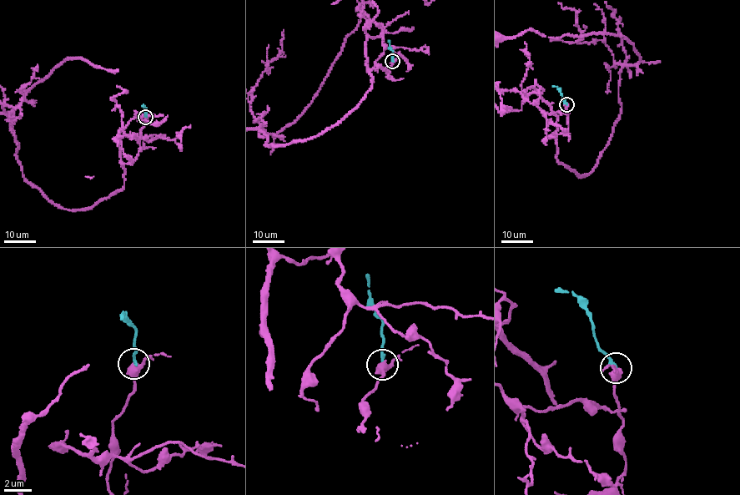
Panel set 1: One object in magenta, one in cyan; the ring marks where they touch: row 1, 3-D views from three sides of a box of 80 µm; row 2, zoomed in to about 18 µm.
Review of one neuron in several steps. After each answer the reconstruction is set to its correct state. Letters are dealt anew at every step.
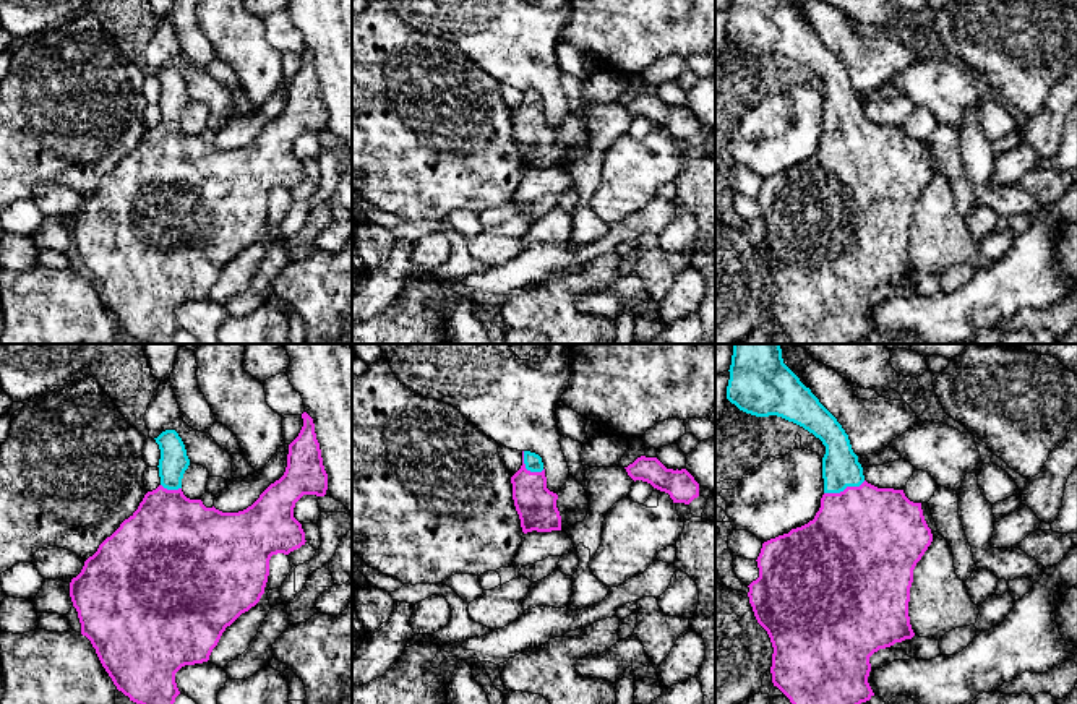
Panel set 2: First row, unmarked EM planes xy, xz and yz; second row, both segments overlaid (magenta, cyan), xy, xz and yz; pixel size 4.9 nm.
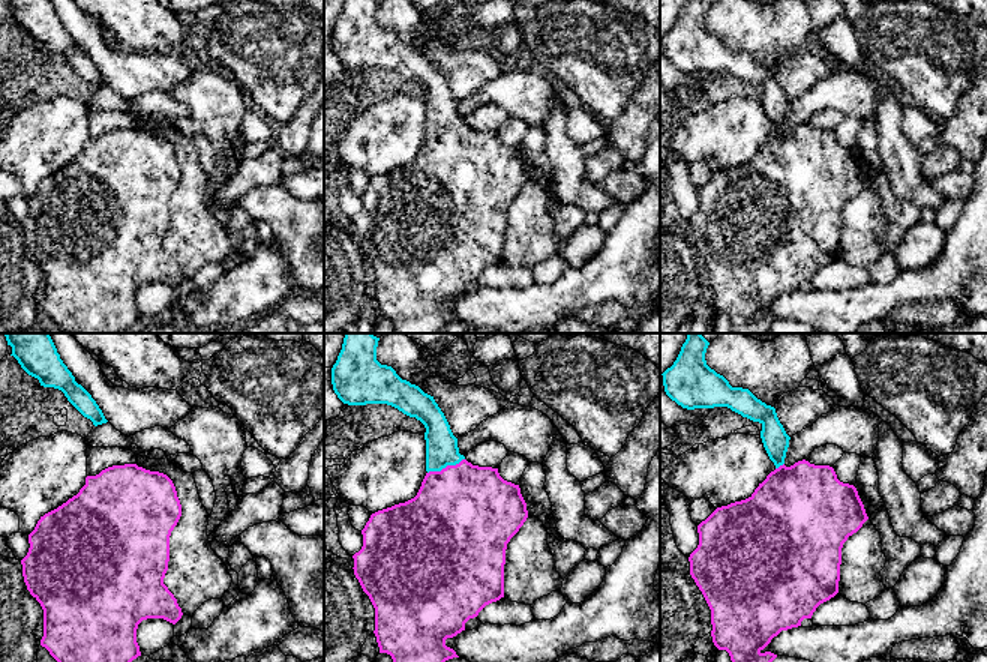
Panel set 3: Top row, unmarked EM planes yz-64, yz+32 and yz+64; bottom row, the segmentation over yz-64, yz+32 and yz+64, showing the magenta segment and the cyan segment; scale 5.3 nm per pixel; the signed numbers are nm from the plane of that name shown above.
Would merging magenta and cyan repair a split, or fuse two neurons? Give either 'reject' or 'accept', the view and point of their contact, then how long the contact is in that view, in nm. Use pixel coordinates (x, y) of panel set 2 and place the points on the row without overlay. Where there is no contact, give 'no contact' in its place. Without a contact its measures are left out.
accept; contact yz (845, 125); length 220 nm

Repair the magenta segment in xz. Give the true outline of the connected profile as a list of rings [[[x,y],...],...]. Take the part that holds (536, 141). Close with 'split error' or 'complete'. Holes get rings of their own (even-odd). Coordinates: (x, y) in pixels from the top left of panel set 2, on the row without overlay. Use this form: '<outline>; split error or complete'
[[[522,88],[522,102],[511,114],[511,120],[524,170],[561,167],[561,152],[556,144],[558,131],[547,125],[545,105],[538,91]]]; split error

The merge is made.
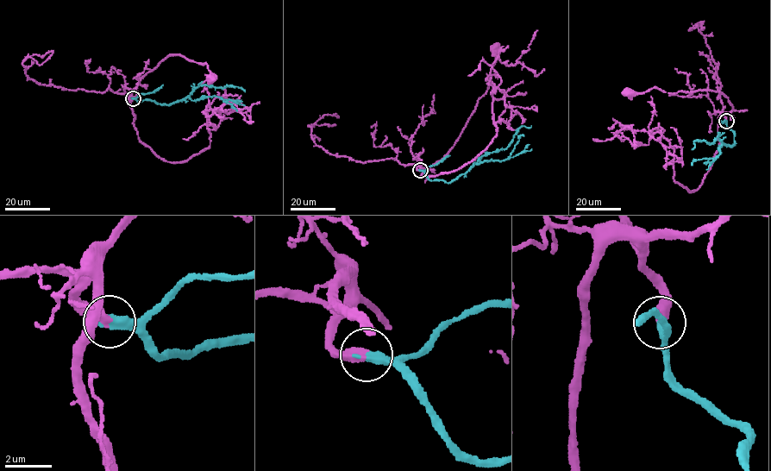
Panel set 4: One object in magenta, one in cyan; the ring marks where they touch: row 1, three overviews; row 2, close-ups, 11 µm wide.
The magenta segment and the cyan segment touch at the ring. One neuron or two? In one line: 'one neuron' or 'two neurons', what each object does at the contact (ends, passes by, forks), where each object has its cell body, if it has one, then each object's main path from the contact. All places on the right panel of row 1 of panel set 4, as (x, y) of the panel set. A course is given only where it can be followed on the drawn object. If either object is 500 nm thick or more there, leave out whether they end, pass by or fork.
one neuron | magenta ends | cyan ends | magenta (629, 93) | cyan none | magenta via (725, 121), (724, 113), (733, 107), (729, 98), (717, 91), (673, 94), (655, 87), (644, 92), (629, 92) | cyan via (725, 121), (734, 131), (734, 145), (723, 144), (718, 135), (714, 142), (694, 141), (691, 149)

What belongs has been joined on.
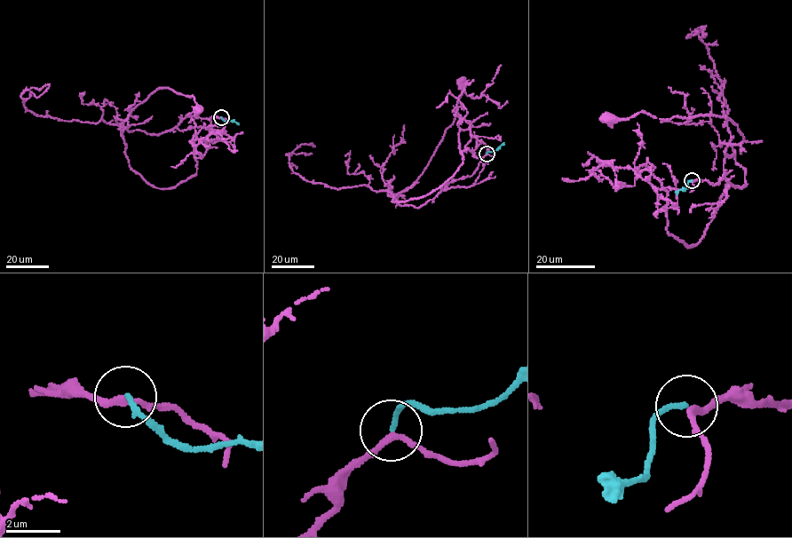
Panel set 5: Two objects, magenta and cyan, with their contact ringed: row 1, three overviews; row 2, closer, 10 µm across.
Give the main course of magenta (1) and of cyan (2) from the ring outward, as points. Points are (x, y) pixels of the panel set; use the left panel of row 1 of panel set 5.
1: (221, 117), (186, 116), (157, 134), (121, 126), (131, 110), (161, 88), (193, 95), (198, 109)
2: (221, 117), (226, 122), (239, 123)

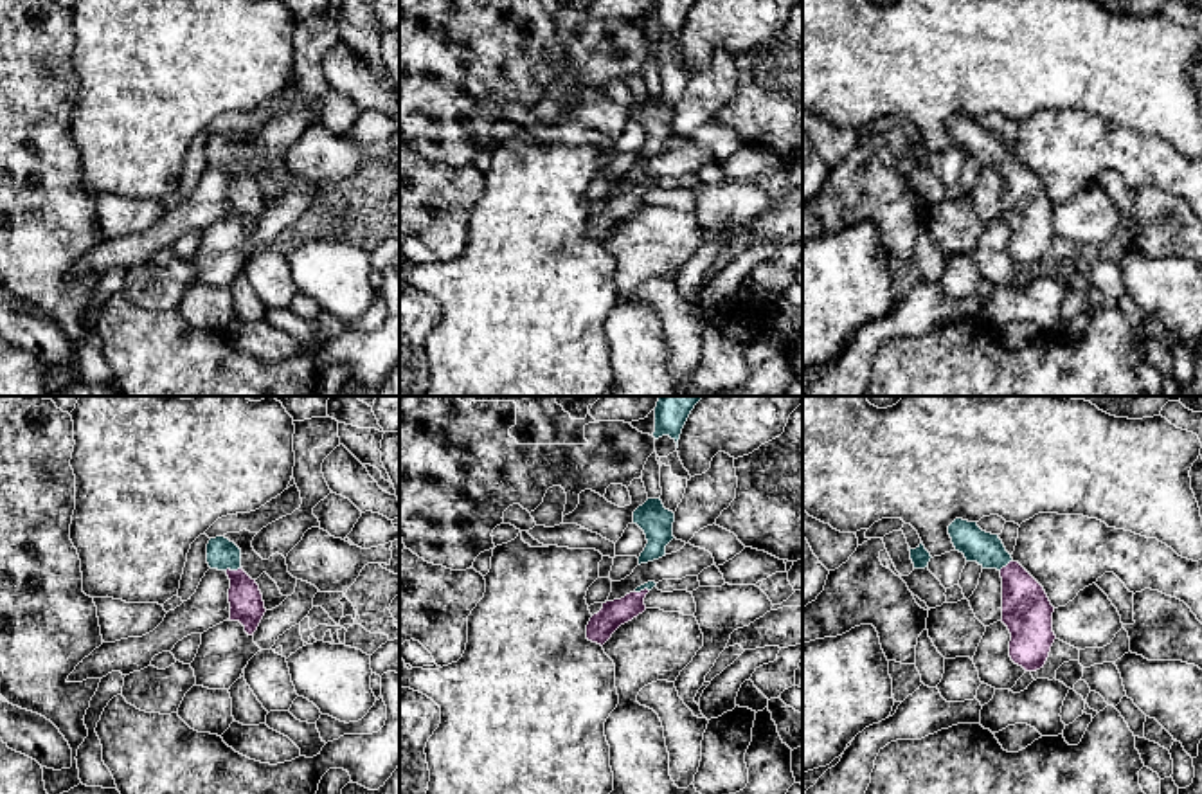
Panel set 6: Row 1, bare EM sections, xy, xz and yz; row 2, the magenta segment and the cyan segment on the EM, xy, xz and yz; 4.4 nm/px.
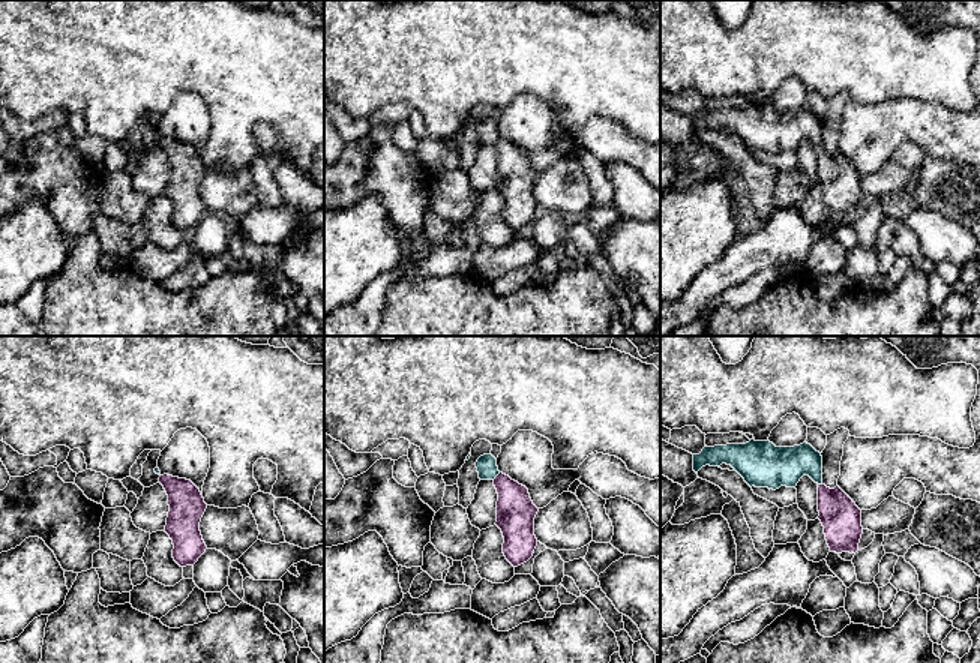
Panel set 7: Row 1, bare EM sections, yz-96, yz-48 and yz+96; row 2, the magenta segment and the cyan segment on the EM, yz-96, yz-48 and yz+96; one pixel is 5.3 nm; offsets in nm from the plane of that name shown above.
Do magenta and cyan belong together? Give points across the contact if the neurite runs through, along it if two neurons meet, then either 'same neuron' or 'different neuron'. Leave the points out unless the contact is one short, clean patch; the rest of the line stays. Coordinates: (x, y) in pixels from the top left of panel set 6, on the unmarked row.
runs through xy (247, 202), (243, 184), (233, 168), (222, 150); same neuron

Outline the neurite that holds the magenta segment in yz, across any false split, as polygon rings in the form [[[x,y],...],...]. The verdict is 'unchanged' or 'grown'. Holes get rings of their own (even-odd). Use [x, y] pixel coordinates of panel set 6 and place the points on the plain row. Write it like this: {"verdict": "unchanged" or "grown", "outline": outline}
{"verdict": "grown", "outline": [[[955,115],[948,122],[955,148],[982,166],[997,166],[1002,175],[1002,220],[1011,230],[1009,254],[1026,268],[1044,265],[1056,236],[1053,209],[1044,184],[1006,148],[999,131],[982,128],[977,119]]]}

